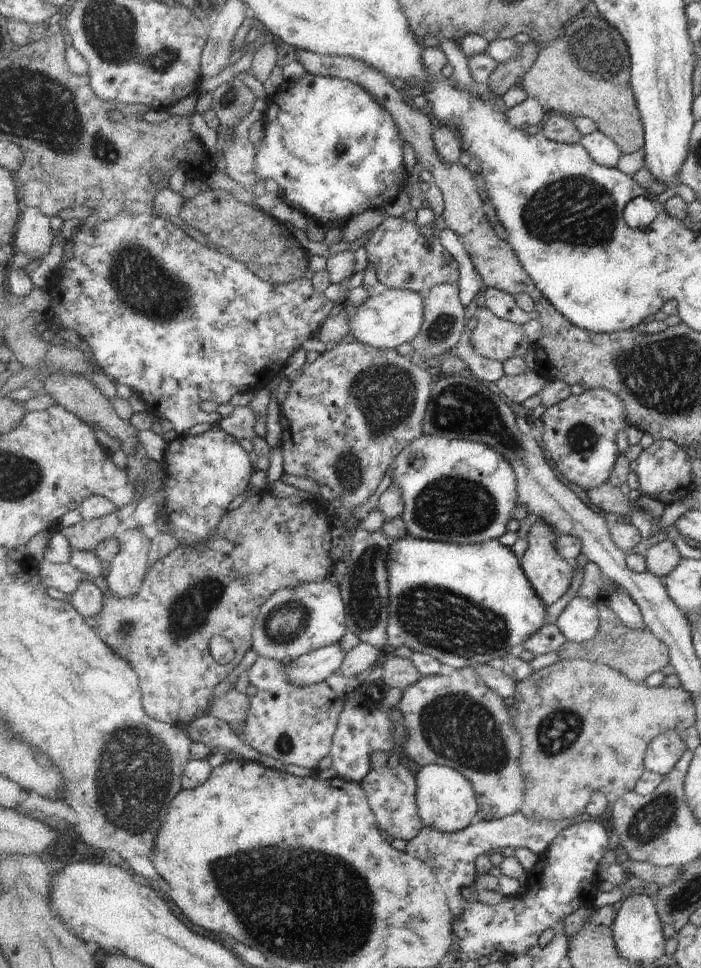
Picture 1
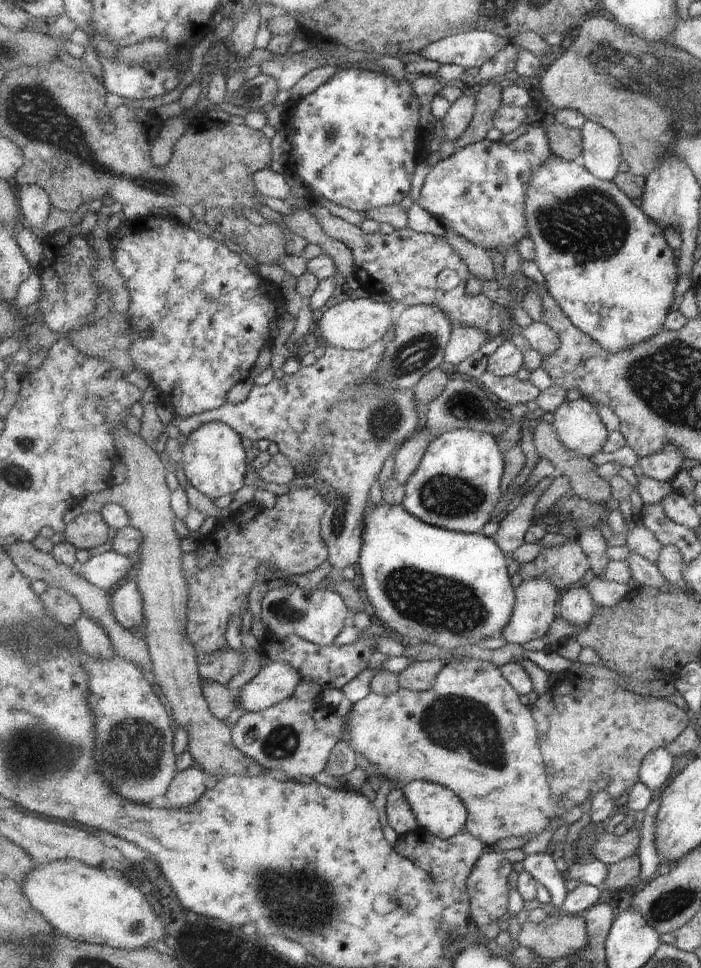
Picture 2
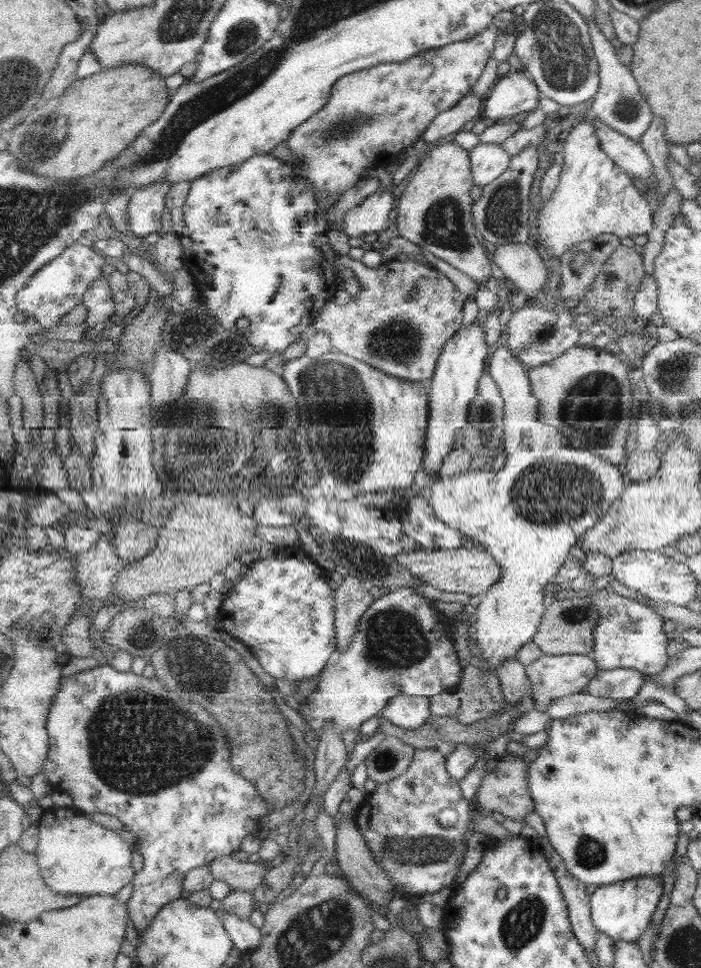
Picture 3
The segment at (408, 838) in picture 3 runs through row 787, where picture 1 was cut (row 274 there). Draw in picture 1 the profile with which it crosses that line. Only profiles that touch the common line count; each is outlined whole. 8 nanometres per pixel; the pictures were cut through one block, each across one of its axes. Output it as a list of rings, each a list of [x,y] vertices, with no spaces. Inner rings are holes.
[[[403,216],[385,218],[363,248],[379,282],[389,289],[409,289],[425,295],[440,284],[460,284],[458,260],[443,246],[438,235],[423,236],[417,225],[407,222]]]

